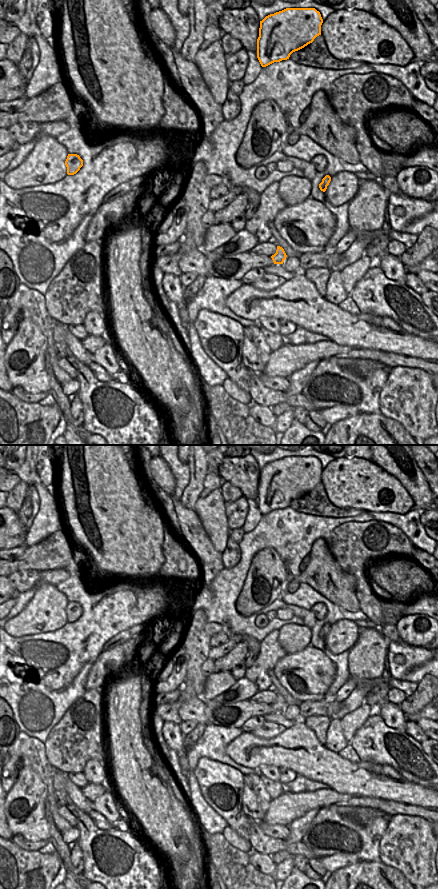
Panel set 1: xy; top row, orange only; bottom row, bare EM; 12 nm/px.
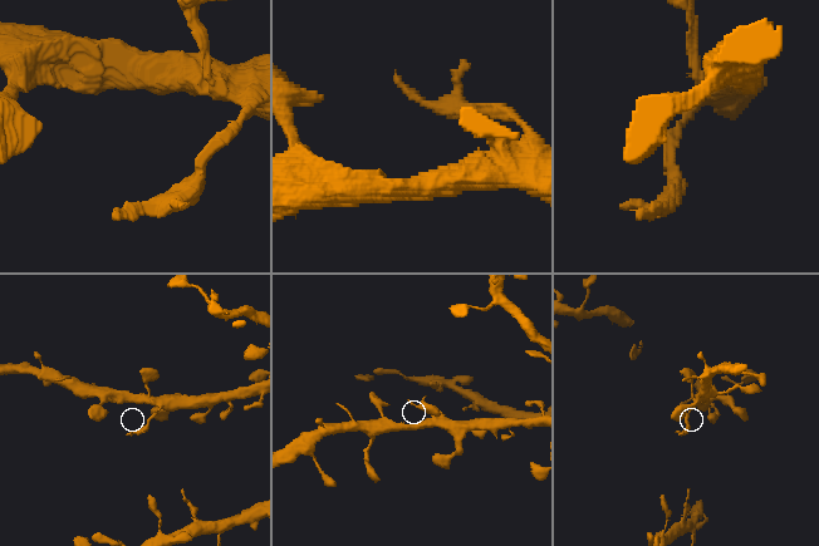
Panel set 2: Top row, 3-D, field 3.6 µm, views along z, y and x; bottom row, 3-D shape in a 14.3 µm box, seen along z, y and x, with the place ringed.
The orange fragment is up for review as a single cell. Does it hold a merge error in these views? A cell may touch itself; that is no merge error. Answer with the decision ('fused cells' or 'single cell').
fused cells

